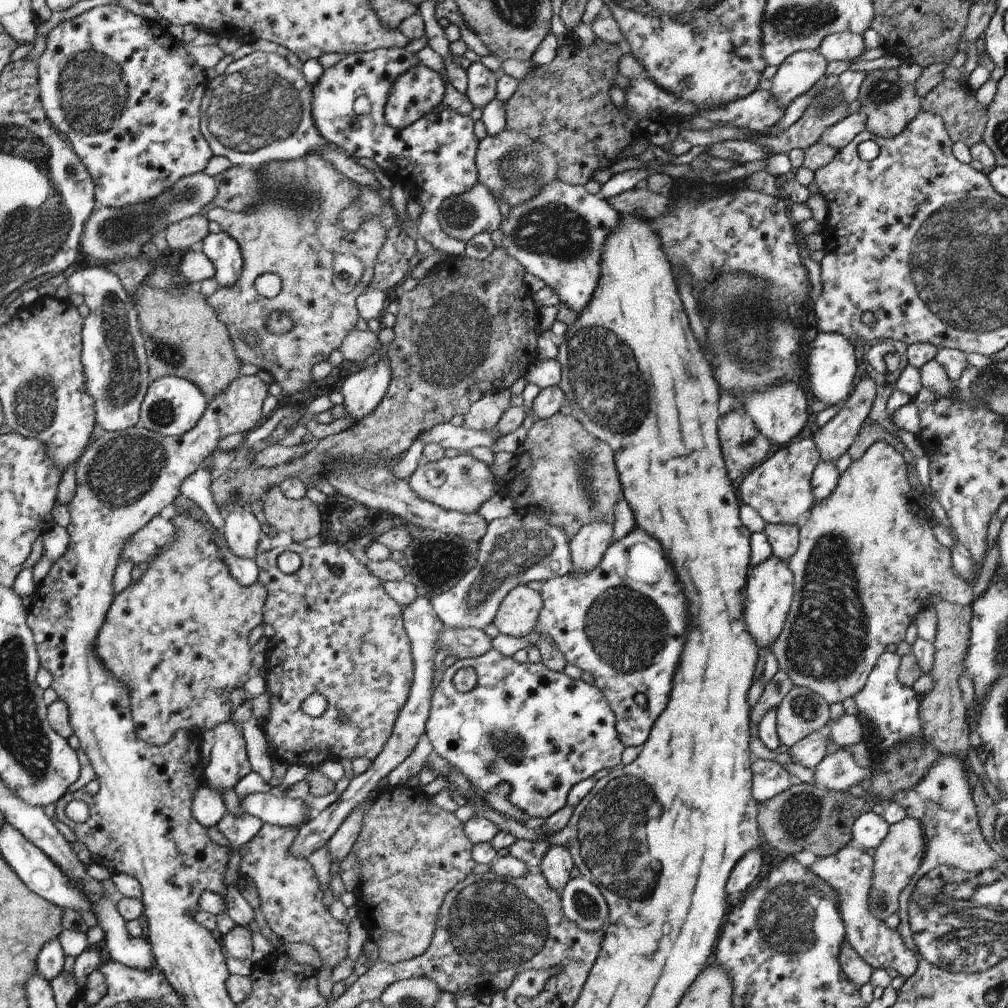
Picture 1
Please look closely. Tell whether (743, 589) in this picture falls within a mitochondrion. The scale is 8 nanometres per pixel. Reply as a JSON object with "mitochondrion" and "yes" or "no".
{"mitochondrion":"no"}

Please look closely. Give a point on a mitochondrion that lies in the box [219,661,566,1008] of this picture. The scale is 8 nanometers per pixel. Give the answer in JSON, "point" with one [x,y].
{"point":[493,928]}

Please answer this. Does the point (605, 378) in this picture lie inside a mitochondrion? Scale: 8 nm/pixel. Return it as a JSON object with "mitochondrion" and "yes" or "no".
{"mitochondrion":"yes"}

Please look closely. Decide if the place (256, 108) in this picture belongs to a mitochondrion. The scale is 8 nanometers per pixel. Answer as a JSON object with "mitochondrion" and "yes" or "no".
{"mitochondrion":"yes"}

